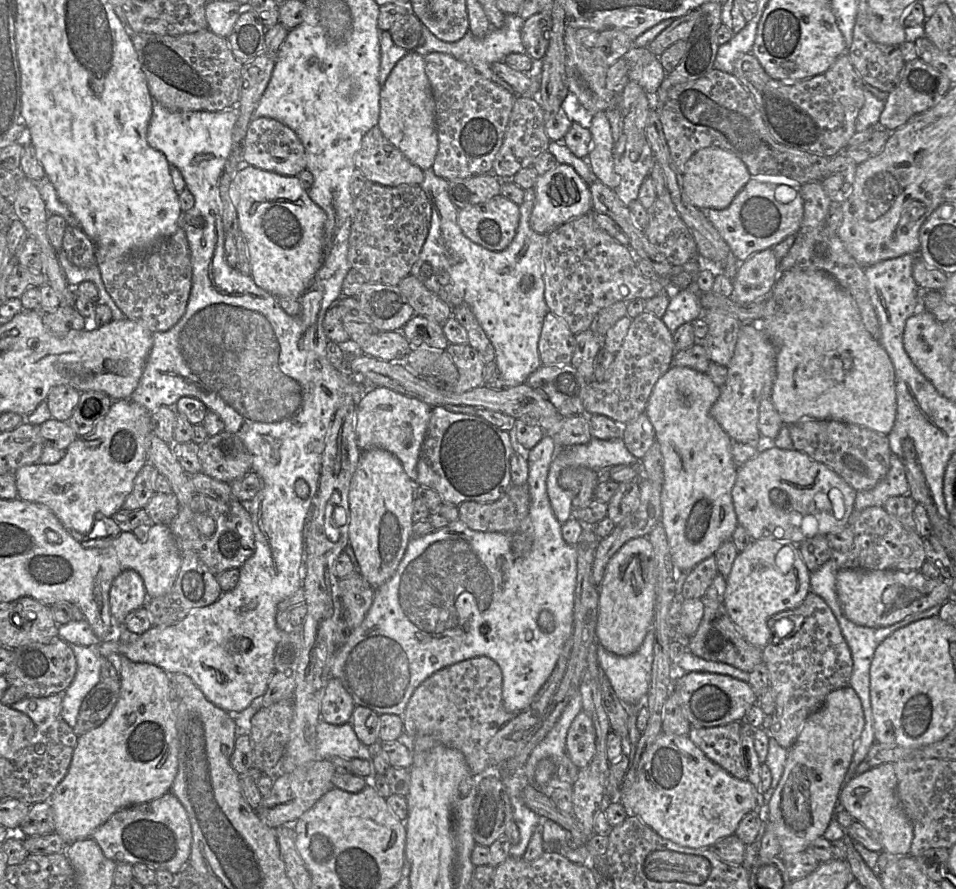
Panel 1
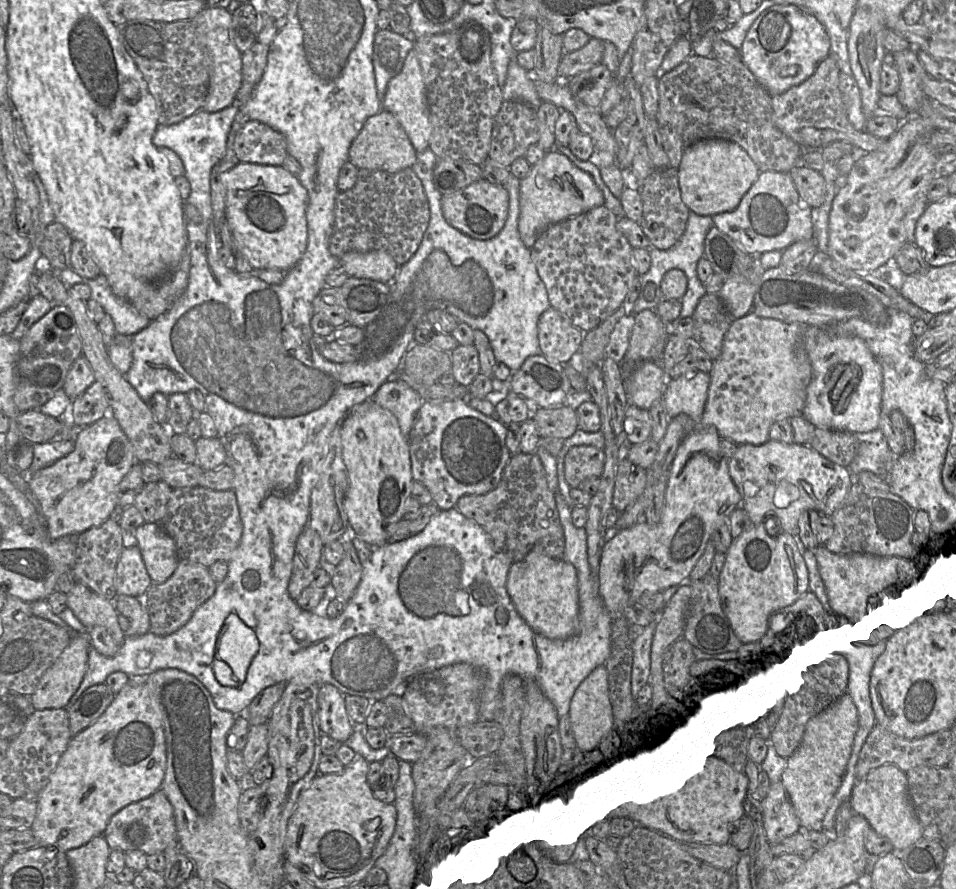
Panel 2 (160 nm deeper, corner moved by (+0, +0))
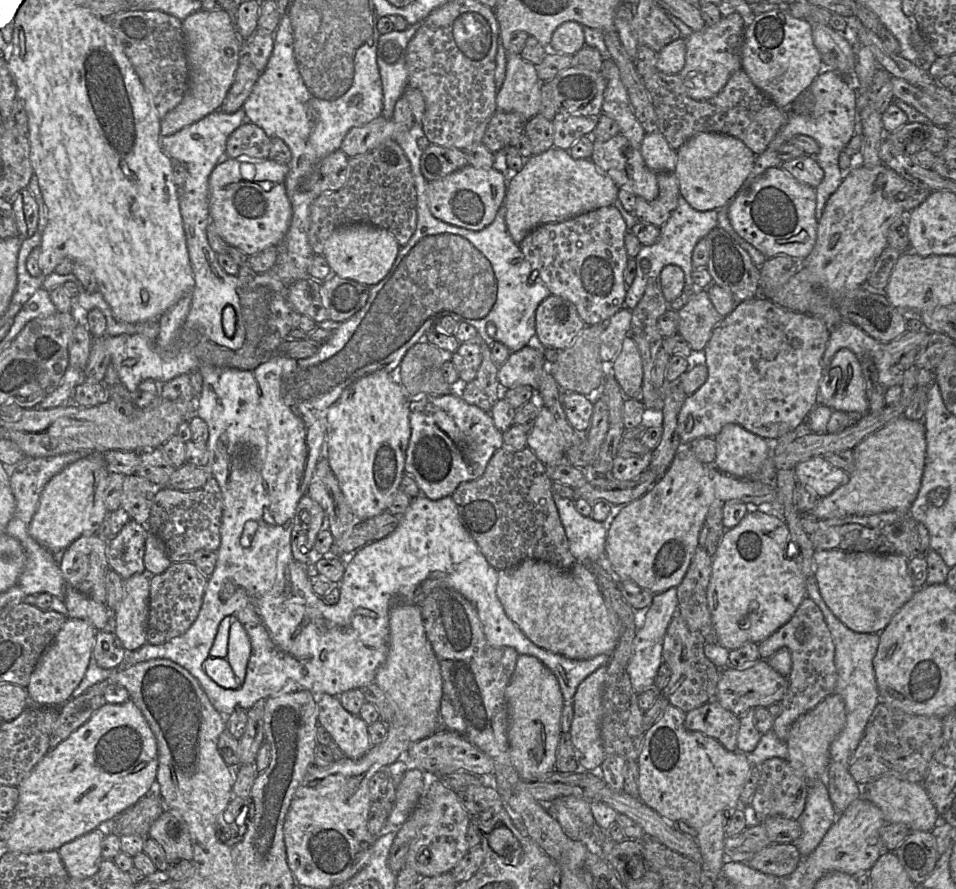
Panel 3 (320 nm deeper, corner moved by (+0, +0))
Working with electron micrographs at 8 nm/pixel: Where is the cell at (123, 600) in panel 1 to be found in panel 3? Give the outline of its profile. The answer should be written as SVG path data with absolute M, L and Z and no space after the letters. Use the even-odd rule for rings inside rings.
M130 519L108 542L106 556L110 569L122 579L146 572L144 554L148 533L146 525Z

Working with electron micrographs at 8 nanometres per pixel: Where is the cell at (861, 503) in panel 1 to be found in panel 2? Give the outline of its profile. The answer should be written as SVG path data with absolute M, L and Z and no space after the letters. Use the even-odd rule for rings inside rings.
M880 429L854 434L858 440L858 449L853 461L846 468L849 468L853 476L867 470L884 480L898 455L891 451Z

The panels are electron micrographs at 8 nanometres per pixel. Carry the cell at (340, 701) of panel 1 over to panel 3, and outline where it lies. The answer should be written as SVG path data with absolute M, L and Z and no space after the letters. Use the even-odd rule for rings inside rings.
M317 696L318 724L331 735L332 740L350 759L360 759L372 747L367 723L348 712L336 696Z

